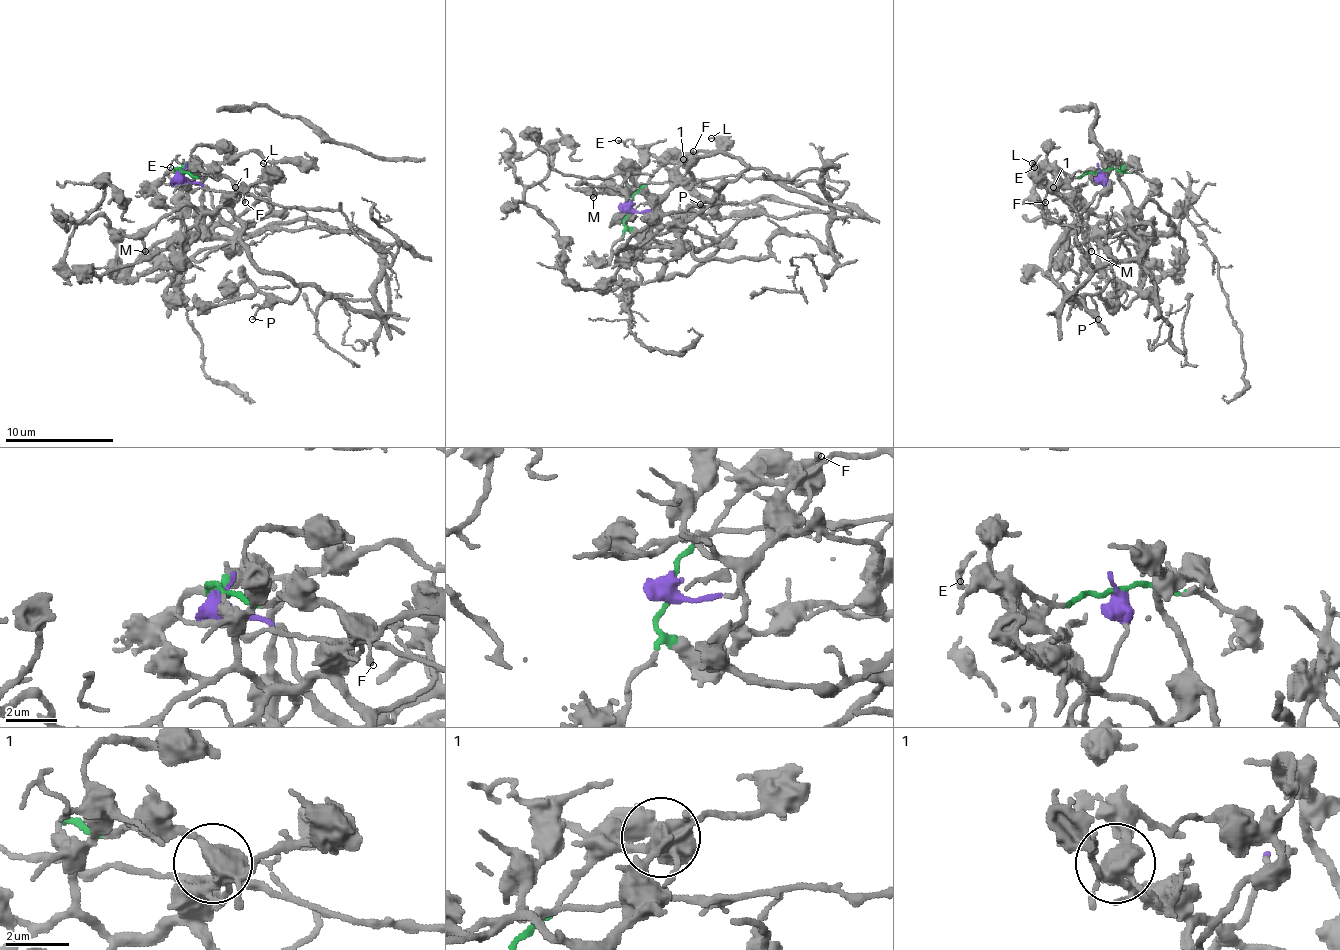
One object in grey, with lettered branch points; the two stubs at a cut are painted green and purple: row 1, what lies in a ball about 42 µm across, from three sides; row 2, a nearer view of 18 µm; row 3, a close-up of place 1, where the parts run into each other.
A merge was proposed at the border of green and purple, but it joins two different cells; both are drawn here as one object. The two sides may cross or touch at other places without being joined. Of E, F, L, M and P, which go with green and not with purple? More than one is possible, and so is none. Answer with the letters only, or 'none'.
F

